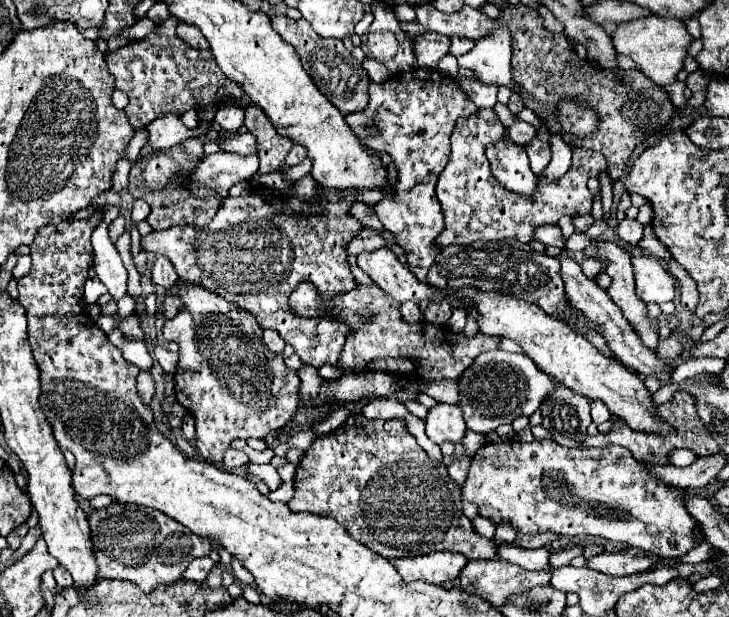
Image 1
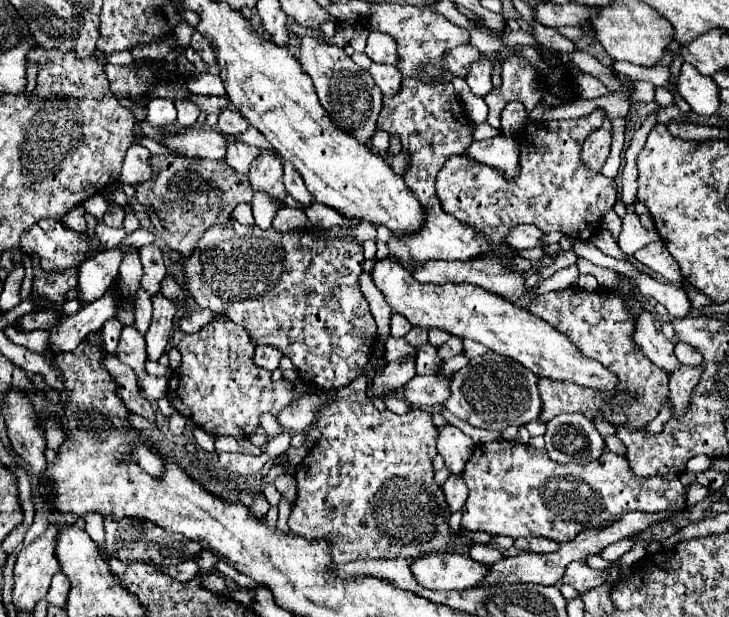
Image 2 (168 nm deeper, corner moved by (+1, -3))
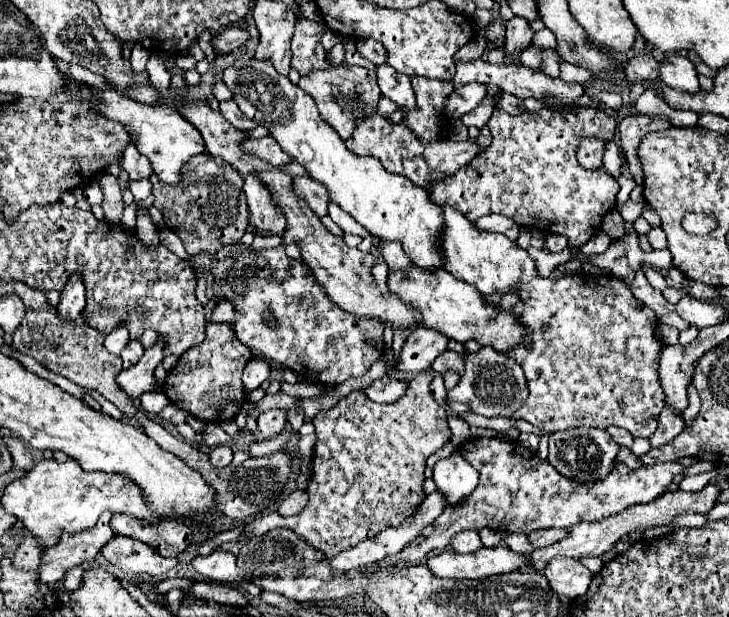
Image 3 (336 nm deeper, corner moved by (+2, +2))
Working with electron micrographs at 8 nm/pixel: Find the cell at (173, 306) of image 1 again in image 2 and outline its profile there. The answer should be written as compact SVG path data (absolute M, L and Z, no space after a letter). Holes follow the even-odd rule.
M191 310L185 318L179 320L179 328L187 334L193 334L197 330L201 330L203 326L211 324L215 318L215 314L211 310Z

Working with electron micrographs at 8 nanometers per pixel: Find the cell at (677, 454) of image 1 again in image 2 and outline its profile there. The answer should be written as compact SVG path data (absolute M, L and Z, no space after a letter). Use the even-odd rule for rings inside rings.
M697 455L686 464L686 470L692 473L701 473L709 470L712 465L712 459L705 455Z

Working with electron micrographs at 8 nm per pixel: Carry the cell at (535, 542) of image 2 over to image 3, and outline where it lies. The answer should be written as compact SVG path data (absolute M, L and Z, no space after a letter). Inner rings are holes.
M542 529L542 531L534 531L532 535L528 535L530 543L534 549L538 547L548 547L560 539L564 539L564 535L568 535L566 529Z

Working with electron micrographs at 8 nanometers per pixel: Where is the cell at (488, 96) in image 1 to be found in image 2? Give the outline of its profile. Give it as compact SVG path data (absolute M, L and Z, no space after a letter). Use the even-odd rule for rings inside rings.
M511 54L503 62L503 86L497 90L491 90L489 96L485 96L485 102L489 106L487 124L499 130L501 126L499 116L507 102L519 100L525 104L527 112L530 113L541 102L541 96L543 96L543 90L537 82L535 70L529 68L529 62L525 58Z

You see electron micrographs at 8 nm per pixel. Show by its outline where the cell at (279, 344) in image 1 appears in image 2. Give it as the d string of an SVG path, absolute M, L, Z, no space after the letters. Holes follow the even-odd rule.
M257 346L255 348L255 356L253 356L255 366L273 372L279 366L279 360L281 360L281 354L277 348L271 348L271 346Z

